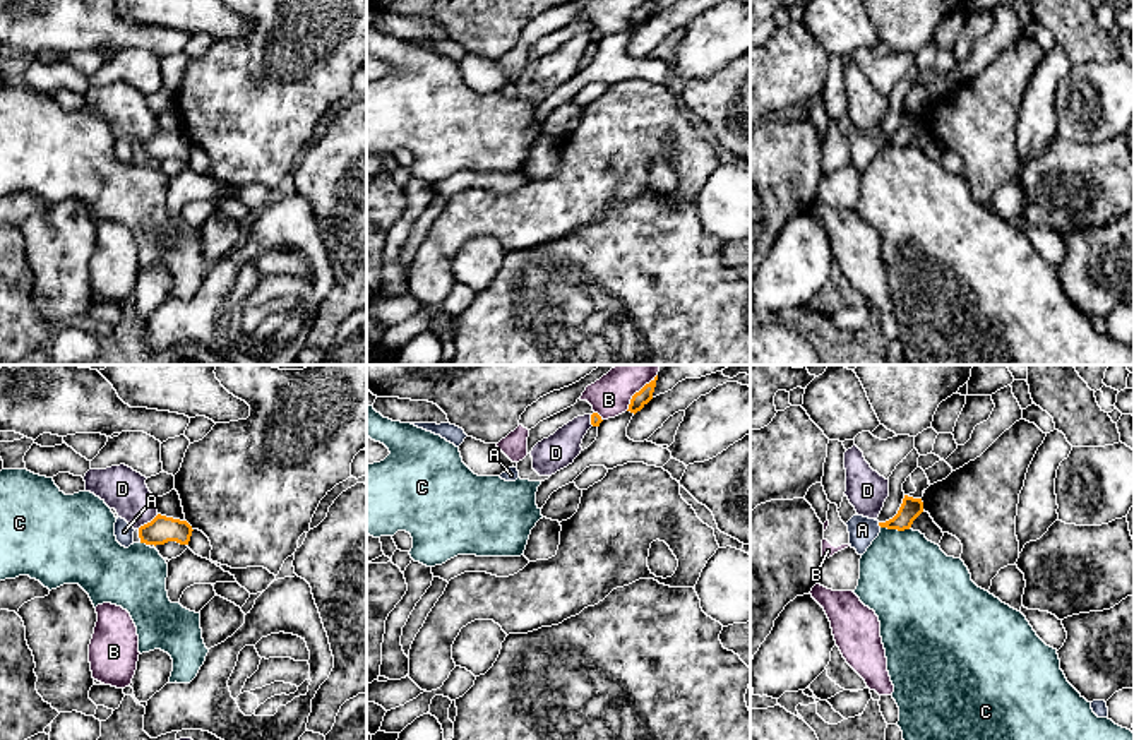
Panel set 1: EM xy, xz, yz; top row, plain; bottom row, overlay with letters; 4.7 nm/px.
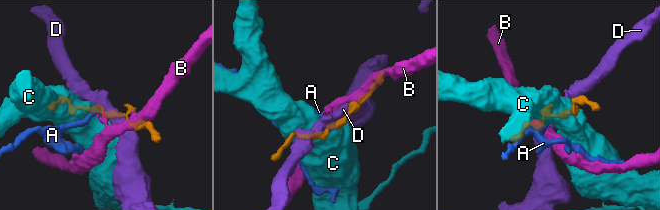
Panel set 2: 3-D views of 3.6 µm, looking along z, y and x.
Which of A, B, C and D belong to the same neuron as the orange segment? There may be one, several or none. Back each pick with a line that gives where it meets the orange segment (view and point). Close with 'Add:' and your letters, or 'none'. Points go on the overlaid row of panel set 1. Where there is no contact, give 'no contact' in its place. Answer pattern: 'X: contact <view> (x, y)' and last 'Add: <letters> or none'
Add: none

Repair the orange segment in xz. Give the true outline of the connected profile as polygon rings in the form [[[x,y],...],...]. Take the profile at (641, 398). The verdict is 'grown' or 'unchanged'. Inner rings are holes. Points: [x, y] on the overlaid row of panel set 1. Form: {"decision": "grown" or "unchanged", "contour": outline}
{"decision": "unchanged", "contour": [[[658,375],[649,384],[646,384],[639,392],[636,392],[632,396],[627,411],[636,415],[637,411],[641,411],[653,399],[656,380],[658,380]]]}

